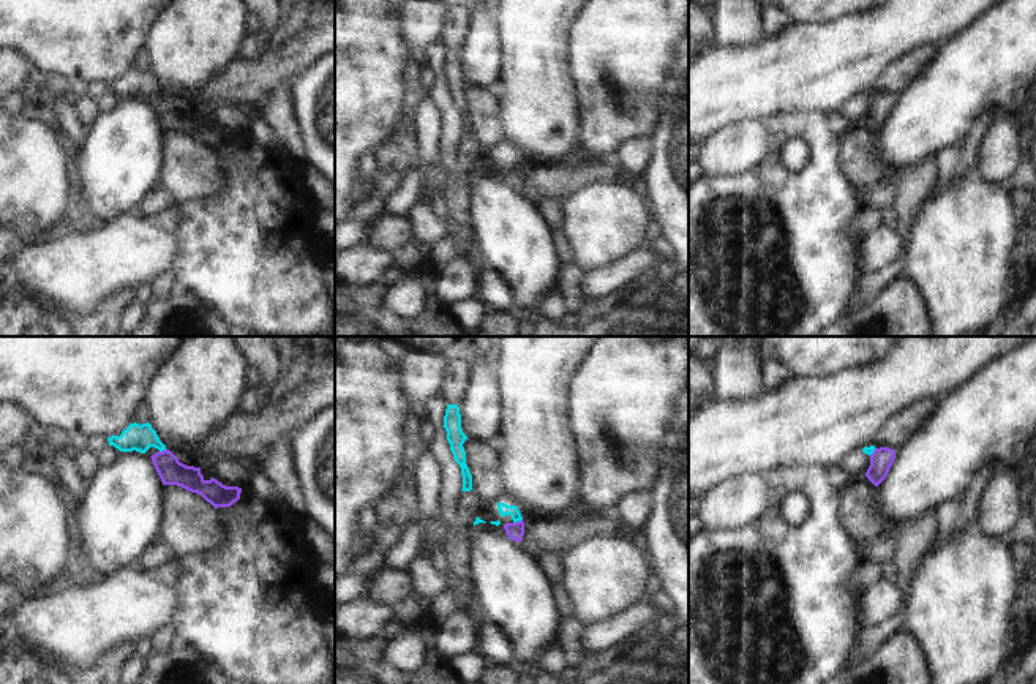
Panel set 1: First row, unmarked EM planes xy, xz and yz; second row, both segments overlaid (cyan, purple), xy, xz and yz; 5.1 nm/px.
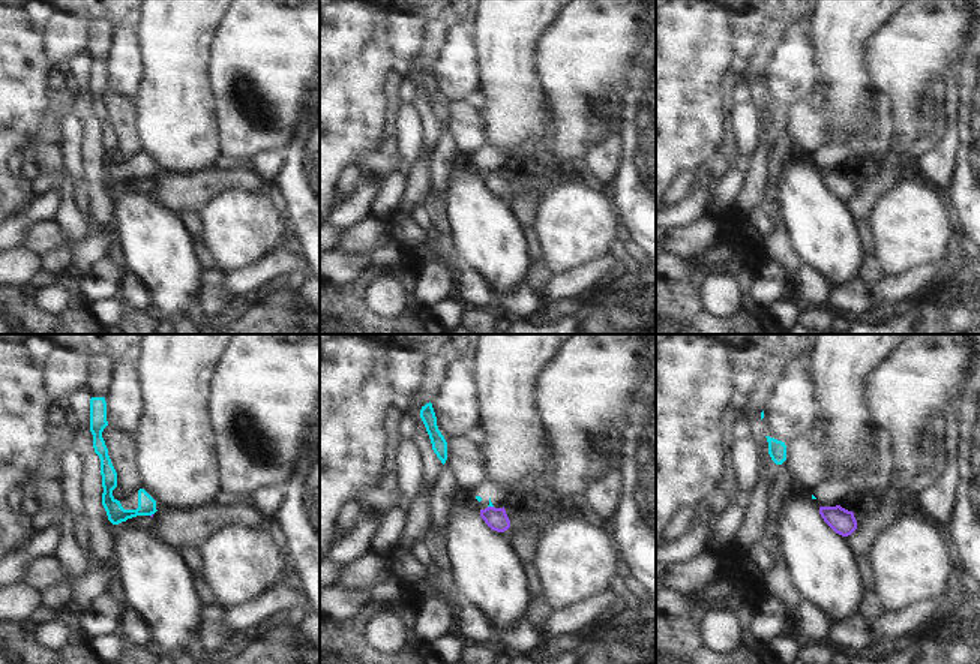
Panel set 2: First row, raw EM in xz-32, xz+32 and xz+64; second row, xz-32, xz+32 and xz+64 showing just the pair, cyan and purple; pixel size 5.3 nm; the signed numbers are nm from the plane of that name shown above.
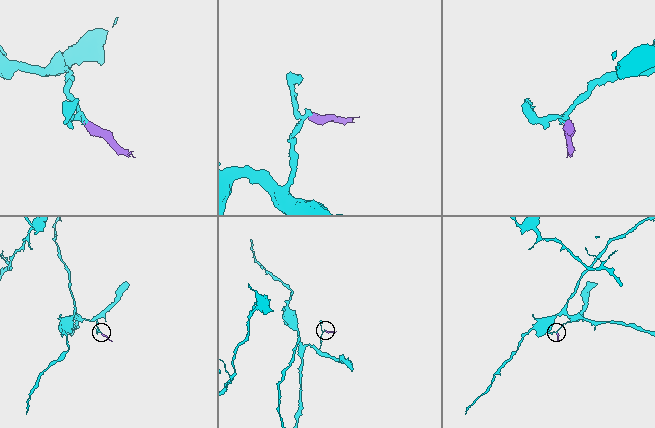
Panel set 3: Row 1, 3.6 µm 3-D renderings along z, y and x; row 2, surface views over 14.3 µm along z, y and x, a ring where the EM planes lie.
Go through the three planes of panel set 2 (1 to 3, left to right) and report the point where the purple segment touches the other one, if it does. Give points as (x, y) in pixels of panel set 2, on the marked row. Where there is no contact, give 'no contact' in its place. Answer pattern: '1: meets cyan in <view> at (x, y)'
1: no contact
2: meets cyan in xz+32 at (491, 505)
3: no contact

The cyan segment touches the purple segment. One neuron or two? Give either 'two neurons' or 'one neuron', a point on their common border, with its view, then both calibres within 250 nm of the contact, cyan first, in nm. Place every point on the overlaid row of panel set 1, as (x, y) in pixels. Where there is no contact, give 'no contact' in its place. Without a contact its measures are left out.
two neurons; contact xz (517, 520); calibres 60 and 90 nm

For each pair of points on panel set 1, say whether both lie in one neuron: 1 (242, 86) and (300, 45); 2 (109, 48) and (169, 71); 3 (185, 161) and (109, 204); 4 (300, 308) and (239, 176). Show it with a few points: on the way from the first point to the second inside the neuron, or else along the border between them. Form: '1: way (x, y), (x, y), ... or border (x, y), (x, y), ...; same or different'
1: way (256, 78), (286, 59); same
2: border (146, 41), (142, 45); different
3: border (163, 139), (158, 177); different
4: way (267, 275), (258, 266), (258, 209); same

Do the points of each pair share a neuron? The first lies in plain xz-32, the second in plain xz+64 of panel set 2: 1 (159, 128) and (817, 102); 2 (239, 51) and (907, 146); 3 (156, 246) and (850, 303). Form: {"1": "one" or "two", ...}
{"1": "two", "2": "one", "3": "two"}

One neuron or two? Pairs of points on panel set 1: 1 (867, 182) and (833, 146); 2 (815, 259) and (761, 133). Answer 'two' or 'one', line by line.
1: two
2: two

